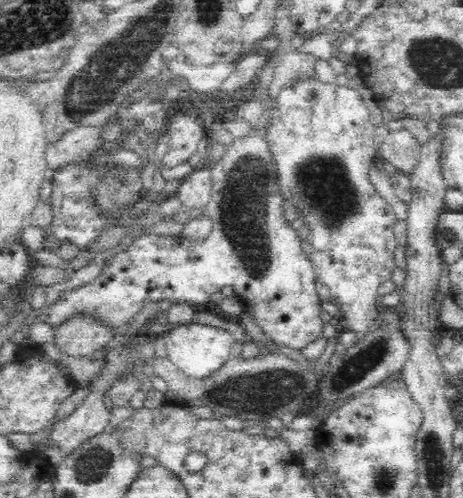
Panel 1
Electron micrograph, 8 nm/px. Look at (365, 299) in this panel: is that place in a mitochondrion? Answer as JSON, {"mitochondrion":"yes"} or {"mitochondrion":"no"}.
{"mitochondrion":"no"}

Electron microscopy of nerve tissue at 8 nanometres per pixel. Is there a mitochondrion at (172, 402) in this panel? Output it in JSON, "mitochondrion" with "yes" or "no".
{"mitochondrion":"no"}

